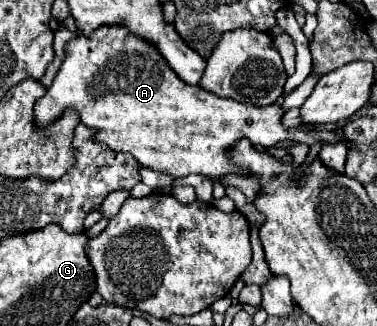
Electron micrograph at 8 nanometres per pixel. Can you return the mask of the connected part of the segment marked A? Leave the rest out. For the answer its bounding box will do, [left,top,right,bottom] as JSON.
[34,25,342,179]

